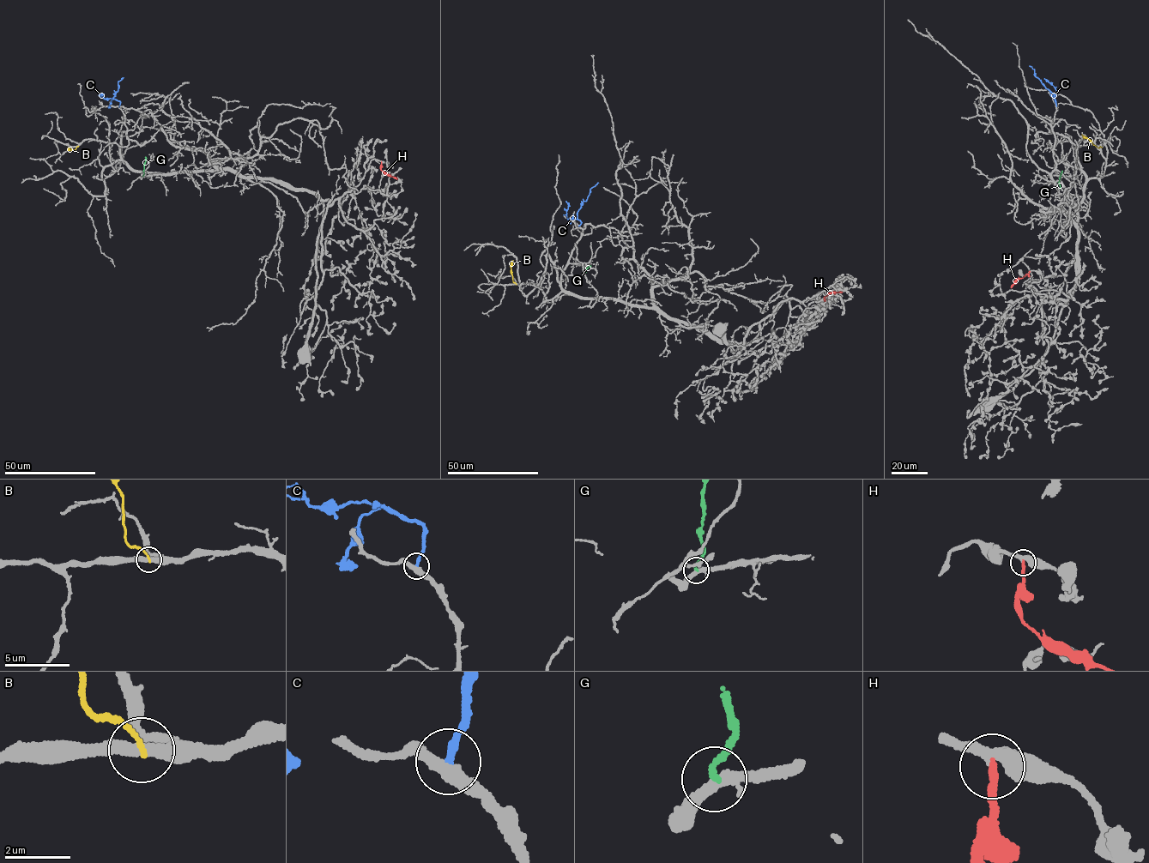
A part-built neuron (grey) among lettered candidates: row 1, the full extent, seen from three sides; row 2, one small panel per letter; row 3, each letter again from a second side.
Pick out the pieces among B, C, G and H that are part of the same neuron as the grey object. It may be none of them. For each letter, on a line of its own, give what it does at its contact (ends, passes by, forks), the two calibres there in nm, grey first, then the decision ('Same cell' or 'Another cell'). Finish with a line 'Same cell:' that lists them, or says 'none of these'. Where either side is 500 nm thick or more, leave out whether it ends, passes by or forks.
B: It ends there. Thickness 320 nm (grey) against 160 nm. Another cell
C: It ends there. Thickness 380 nm (grey) against 260 nm. Another cell
G: It ends there. Thickness 320 nm (grey) against 190 nm. Another cell
H: It ends there. Thickness 360 nm (grey) against 260 nm. Same cell
Same cell: H

